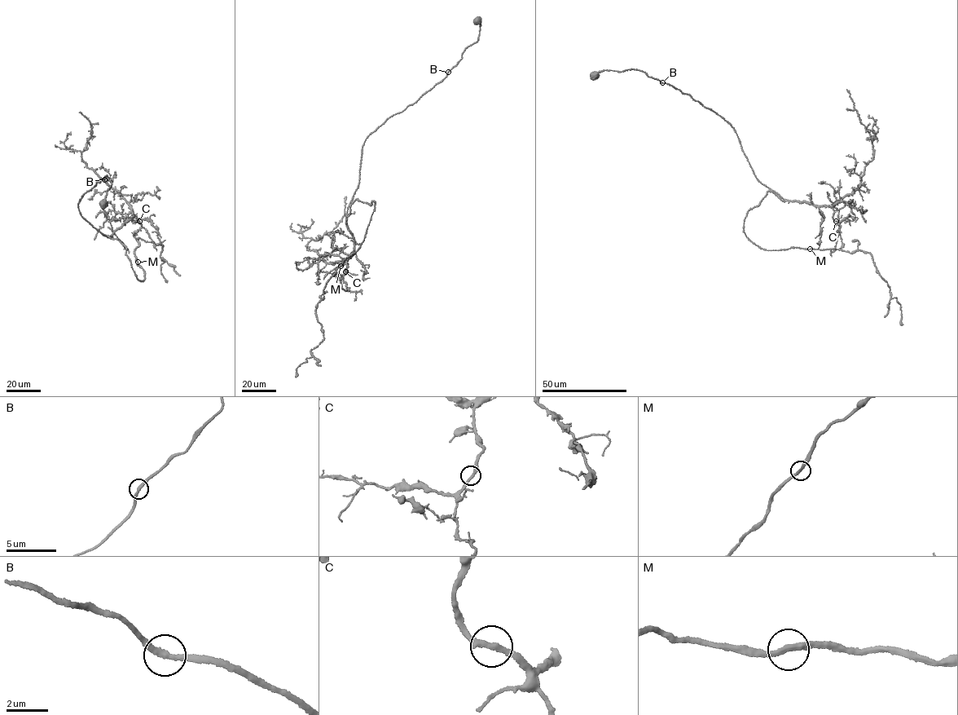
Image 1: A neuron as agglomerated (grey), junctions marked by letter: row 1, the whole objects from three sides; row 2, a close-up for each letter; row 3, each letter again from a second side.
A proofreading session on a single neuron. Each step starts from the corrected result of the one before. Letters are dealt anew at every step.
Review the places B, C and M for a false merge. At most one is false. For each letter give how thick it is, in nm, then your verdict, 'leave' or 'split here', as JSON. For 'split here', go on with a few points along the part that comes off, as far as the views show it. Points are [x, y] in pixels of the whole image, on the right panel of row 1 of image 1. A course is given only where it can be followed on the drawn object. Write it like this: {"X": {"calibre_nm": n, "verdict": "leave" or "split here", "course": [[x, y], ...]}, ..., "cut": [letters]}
{"B": {"calibre_nm": 280, "verdict": "leave"}, "C": {"calibre_nm": 280, "verdict": "leave"}, "M": {"calibre_nm": 280, "verdict": "leave"}, "cut": []}

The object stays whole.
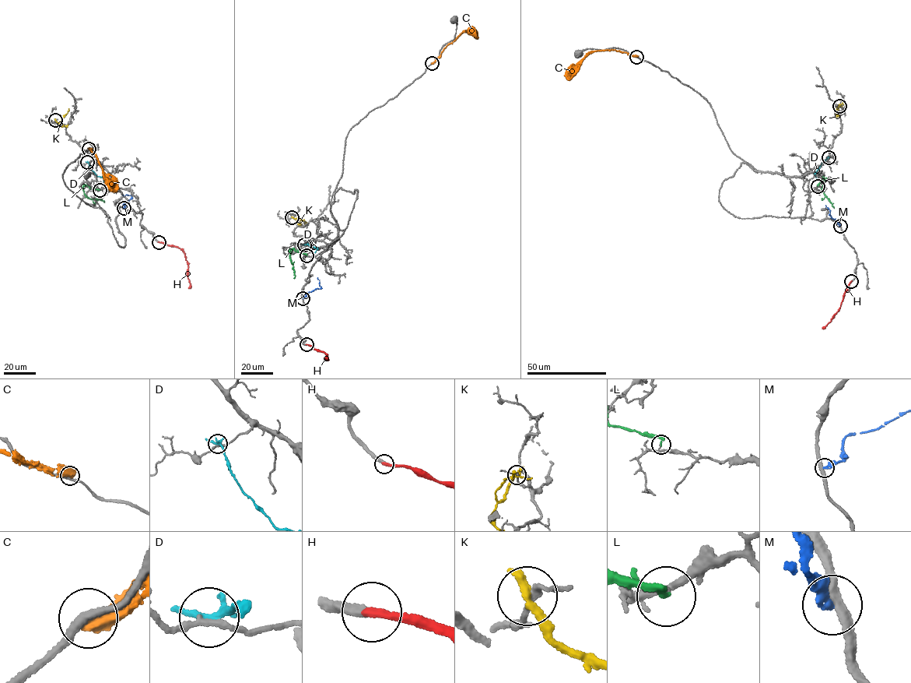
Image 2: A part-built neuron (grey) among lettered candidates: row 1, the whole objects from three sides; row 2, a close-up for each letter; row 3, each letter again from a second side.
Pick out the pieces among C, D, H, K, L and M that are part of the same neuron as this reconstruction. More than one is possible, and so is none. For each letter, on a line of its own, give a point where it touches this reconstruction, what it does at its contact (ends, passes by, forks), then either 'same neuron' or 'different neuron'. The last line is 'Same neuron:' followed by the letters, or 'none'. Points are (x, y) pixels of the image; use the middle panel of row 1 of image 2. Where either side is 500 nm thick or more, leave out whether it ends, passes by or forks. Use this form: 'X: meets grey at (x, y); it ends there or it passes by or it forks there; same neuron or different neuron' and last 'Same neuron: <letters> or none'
C: meets grey at (432, 63); different neuron
D: meets grey at (304, 244); it passes by; different neuron
H: meets grey at (306, 344); it ends there; same neuron
K: meets grey at (292, 217); it ends there; different neuron
L: meets grey at (306, 255); it ends there; different neuron
M: meets grey at (303, 298); it ends there; different neuron
Same neuron: H

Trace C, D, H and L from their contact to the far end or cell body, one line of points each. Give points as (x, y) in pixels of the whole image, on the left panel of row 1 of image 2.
C: (89, 149), (95, 153), (104, 175), (116, 191)
D: (87, 162), (90, 168), (103, 181)
H: (159, 242), (179, 248), (183, 251), (187, 264), (189, 288)
L: (100, 190), (85, 184), (82, 187), (85, 195), (104, 202)

